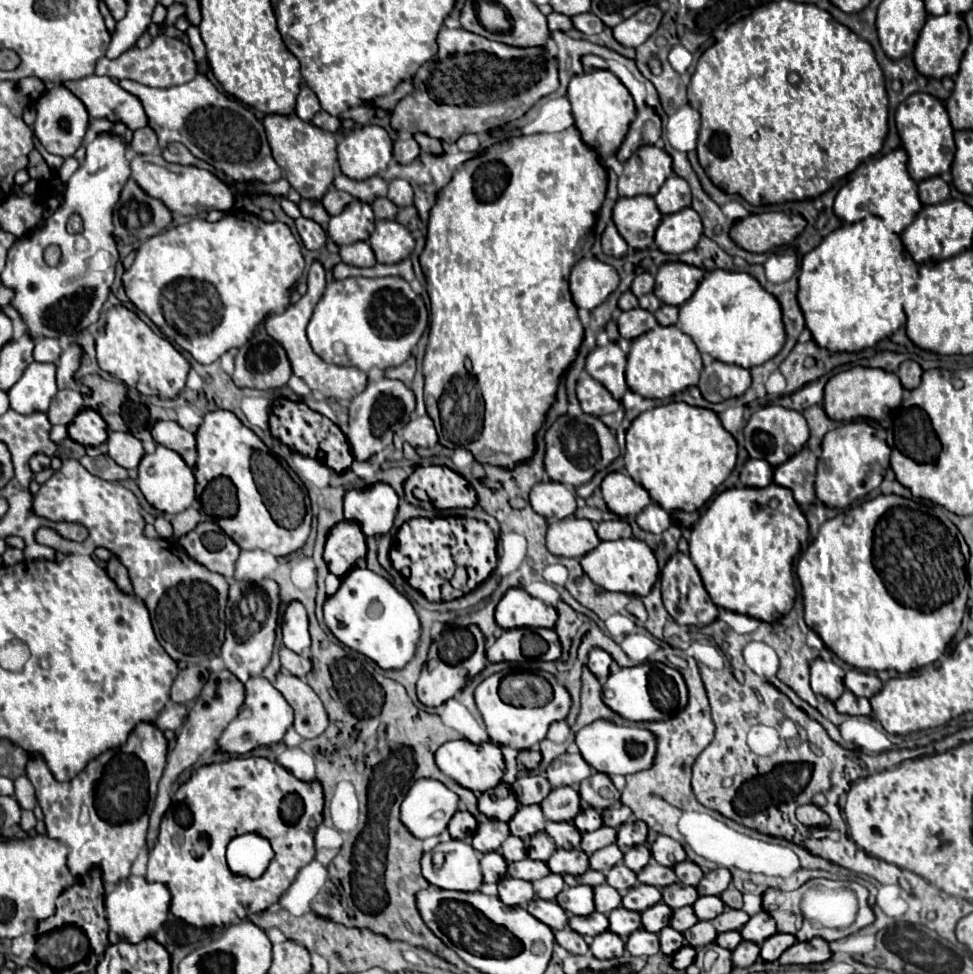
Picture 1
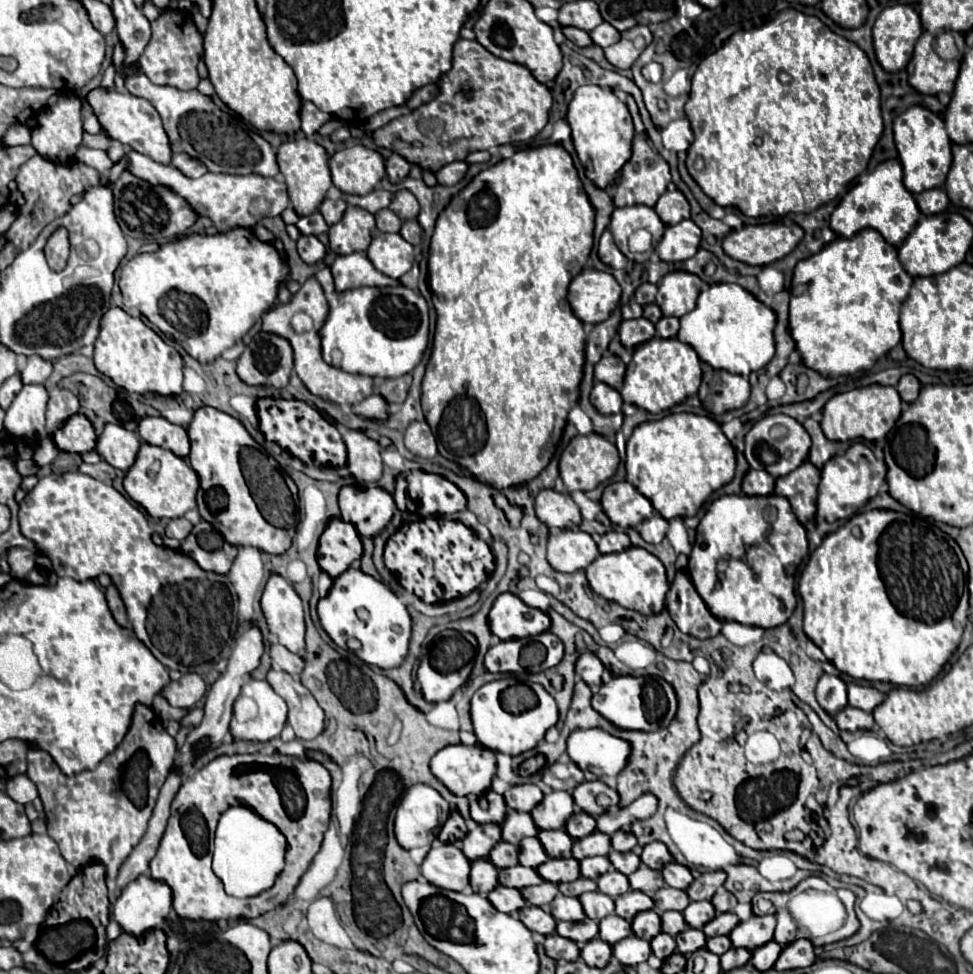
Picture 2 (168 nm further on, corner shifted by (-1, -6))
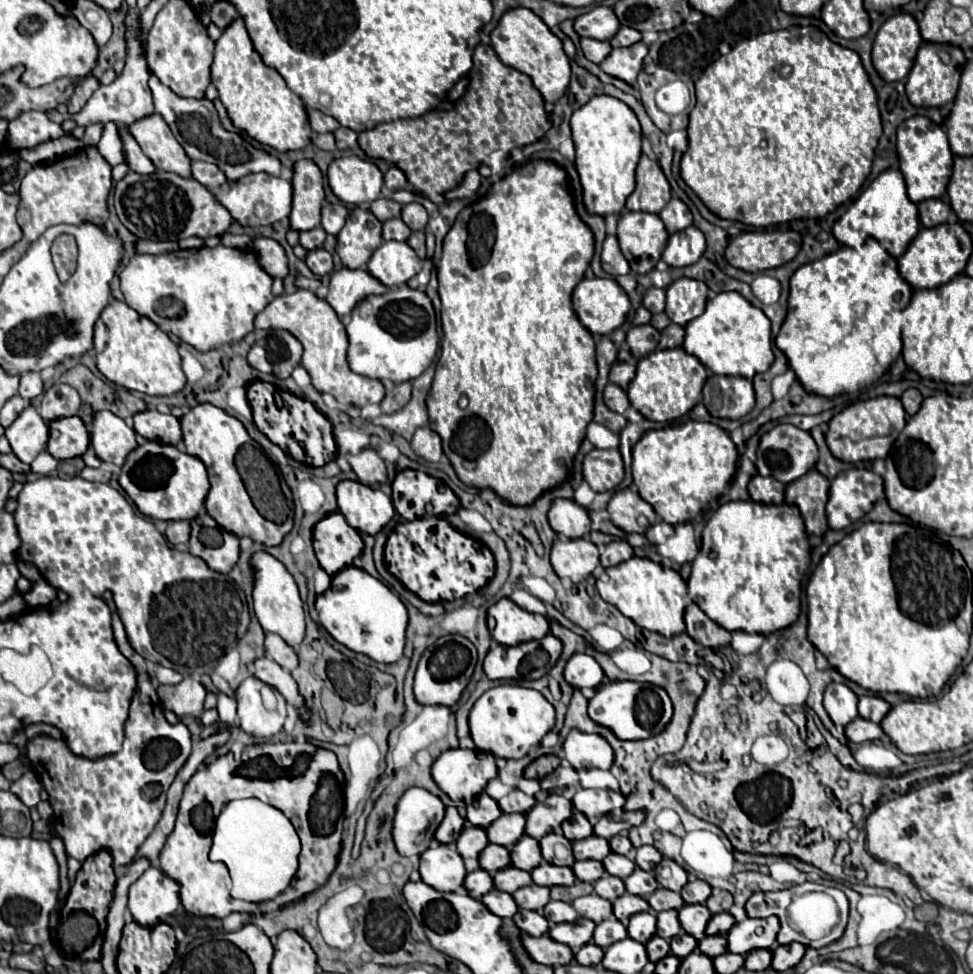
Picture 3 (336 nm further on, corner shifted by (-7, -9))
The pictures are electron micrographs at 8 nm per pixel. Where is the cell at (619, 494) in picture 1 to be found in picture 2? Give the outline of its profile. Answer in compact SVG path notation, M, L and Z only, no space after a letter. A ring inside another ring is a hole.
M627 481L609 483L601 497L601 507L611 523L627 529L653 515L653 505Z

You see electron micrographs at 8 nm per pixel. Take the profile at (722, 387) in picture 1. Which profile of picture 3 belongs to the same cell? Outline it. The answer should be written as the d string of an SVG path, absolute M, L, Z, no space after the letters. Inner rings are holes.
M709 376L703 404L711 416L739 420L755 406L753 384L741 376Z

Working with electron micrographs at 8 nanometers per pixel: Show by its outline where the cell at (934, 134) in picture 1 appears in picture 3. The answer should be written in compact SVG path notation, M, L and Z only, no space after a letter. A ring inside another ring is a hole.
M915 116L903 122L897 128L897 154L901 172L907 178L907 194L915 202L923 202L927 198L941 198L947 190L951 172L953 172L953 152L947 140L947 134L939 124L929 120L927 116Z

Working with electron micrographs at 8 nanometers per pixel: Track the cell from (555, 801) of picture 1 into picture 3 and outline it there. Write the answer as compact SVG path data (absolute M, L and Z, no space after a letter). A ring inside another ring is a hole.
M549 794L543 802L537 802L527 814L525 834L533 838L543 838L549 832L557 832L561 824L571 816L573 806L561 794Z

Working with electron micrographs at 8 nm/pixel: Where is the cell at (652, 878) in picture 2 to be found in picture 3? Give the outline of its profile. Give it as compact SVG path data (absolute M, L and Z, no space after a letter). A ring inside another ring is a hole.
M637 868L631 876L625 878L625 888L629 894L649 898L659 888L659 882L653 872L645 872L645 870Z

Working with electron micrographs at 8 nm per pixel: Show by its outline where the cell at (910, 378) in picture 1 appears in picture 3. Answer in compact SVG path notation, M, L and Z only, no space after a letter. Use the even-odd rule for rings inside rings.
M909 388L909 390L903 392L901 402L903 402L905 412L911 416L911 414L915 414L915 412L919 410L919 406L921 406L921 402L923 402L923 396L921 396L921 392L919 392L917 388Z

